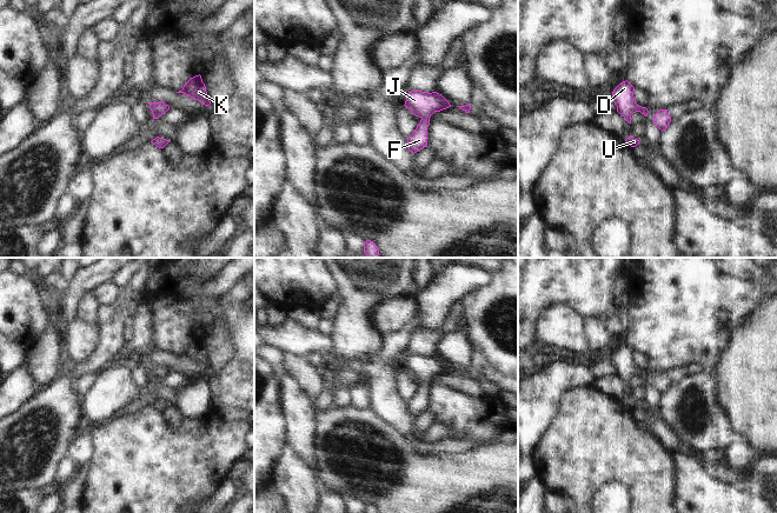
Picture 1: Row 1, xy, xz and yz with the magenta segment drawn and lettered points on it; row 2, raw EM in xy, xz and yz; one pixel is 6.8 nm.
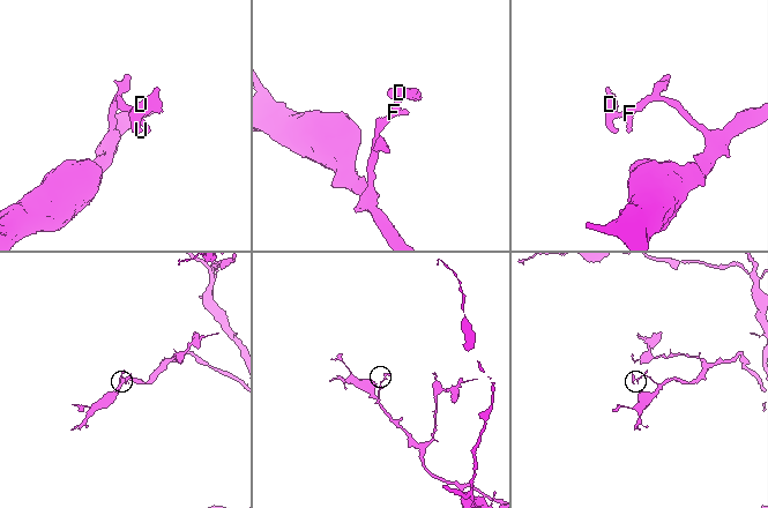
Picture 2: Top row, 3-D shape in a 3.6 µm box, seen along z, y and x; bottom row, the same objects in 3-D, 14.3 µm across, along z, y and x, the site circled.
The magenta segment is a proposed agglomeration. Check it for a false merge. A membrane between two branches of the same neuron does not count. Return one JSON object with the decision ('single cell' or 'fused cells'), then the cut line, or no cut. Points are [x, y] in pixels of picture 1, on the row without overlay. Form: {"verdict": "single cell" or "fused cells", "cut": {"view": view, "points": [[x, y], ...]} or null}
{"verdict": "single cell", "cut": null}

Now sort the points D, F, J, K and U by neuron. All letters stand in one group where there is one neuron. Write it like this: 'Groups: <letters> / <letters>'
Groups: D F J K U.

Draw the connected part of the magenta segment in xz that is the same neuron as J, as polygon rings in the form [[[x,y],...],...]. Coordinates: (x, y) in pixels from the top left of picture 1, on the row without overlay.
[[[412,354],[406,357],[405,371],[421,384],[414,395],[407,401],[407,412],[413,418],[427,411],[427,391],[434,375],[451,371],[450,366],[437,355]]]

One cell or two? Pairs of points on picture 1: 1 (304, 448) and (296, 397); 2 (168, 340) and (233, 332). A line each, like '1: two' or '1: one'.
1: one
2: two

